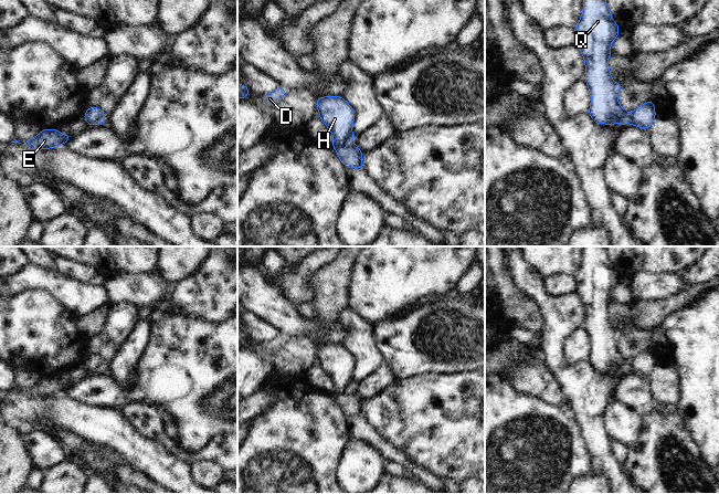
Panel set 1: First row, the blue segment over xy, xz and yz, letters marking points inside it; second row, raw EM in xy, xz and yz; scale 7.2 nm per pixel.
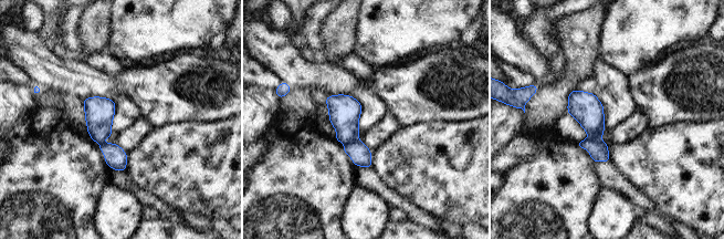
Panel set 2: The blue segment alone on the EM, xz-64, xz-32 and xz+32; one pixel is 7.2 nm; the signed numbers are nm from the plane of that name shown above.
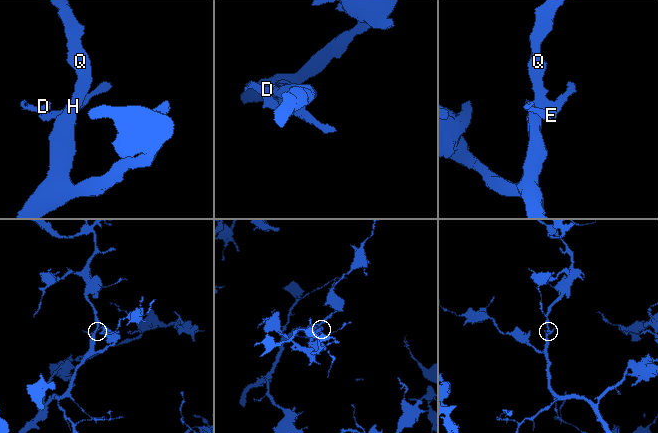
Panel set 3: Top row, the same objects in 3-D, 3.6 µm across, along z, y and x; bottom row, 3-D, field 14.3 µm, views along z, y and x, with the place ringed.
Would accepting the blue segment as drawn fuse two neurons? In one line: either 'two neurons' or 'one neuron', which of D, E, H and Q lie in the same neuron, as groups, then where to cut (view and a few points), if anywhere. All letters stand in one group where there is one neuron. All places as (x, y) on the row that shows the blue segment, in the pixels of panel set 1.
two neurons | D E / H Q | xz (351, 142), (334, 146)

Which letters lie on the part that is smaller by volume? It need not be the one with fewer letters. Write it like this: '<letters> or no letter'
D, E

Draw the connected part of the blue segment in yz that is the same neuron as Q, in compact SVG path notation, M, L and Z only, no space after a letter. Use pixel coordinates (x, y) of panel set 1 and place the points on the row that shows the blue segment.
M583 0L583 13L574 28L577 45L585 61L585 82L592 97L589 114L598 124L613 125L620 123L622 126L628 120L628 113L620 106L617 95L622 87L612 80L607 60L611 55L611 43L618 33L618 24L612 20L610 9L605 0Z

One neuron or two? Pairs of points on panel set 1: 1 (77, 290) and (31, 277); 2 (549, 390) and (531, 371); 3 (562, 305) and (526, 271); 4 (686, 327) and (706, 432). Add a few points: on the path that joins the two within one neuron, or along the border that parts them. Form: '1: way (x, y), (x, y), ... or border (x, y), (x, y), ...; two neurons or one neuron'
1: way (66, 290), (51, 280), (42, 279); one neuron
2: way (546, 386), (536, 376); one neuron
3: way (551, 305), (528, 282); one neuron
4: way (706, 354), (706, 406); one neuron

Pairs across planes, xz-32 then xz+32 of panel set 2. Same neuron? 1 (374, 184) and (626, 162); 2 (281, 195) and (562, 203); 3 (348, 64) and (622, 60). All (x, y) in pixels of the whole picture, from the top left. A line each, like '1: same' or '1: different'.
1: different
2: same
3: different

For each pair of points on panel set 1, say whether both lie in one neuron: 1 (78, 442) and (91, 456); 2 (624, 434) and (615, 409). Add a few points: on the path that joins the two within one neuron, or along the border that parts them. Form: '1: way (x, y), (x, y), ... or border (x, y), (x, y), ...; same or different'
1: border (97, 445), (87, 450), (75, 450), (72, 452); different
2: way (624, 428), (616, 416); same

